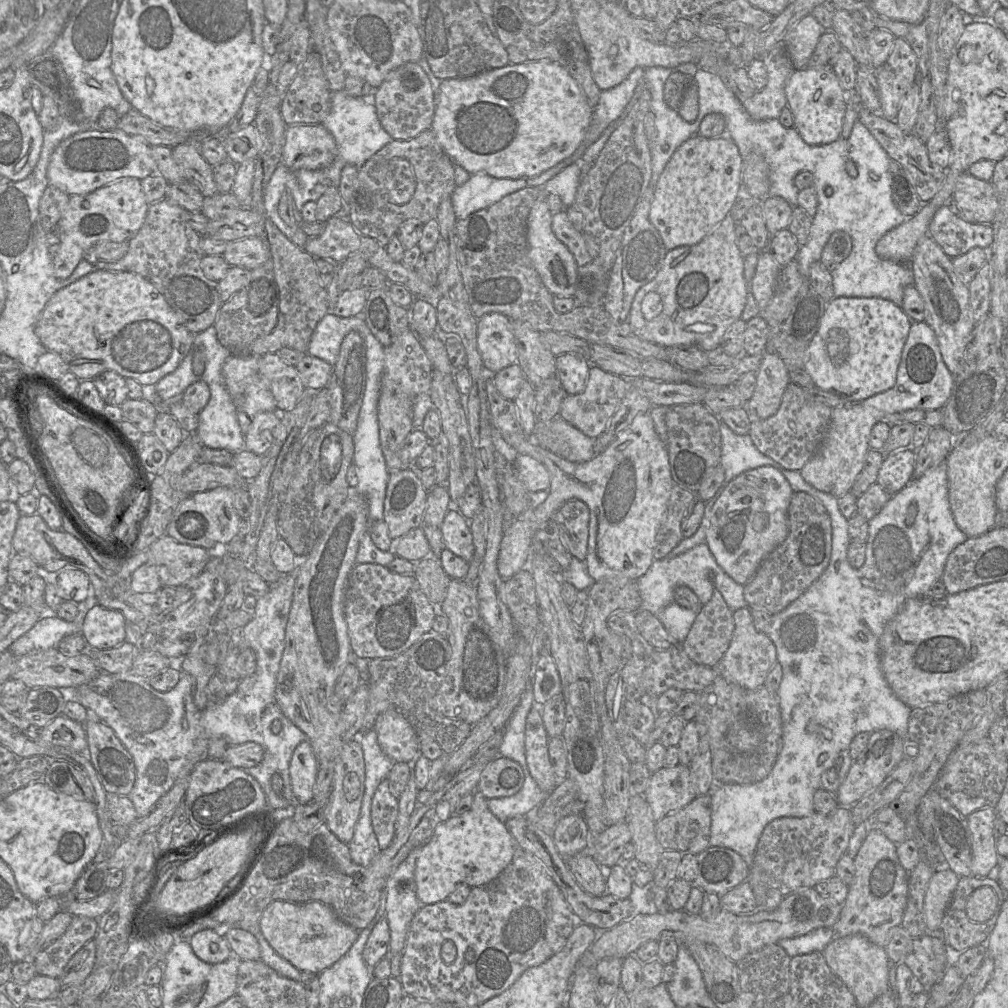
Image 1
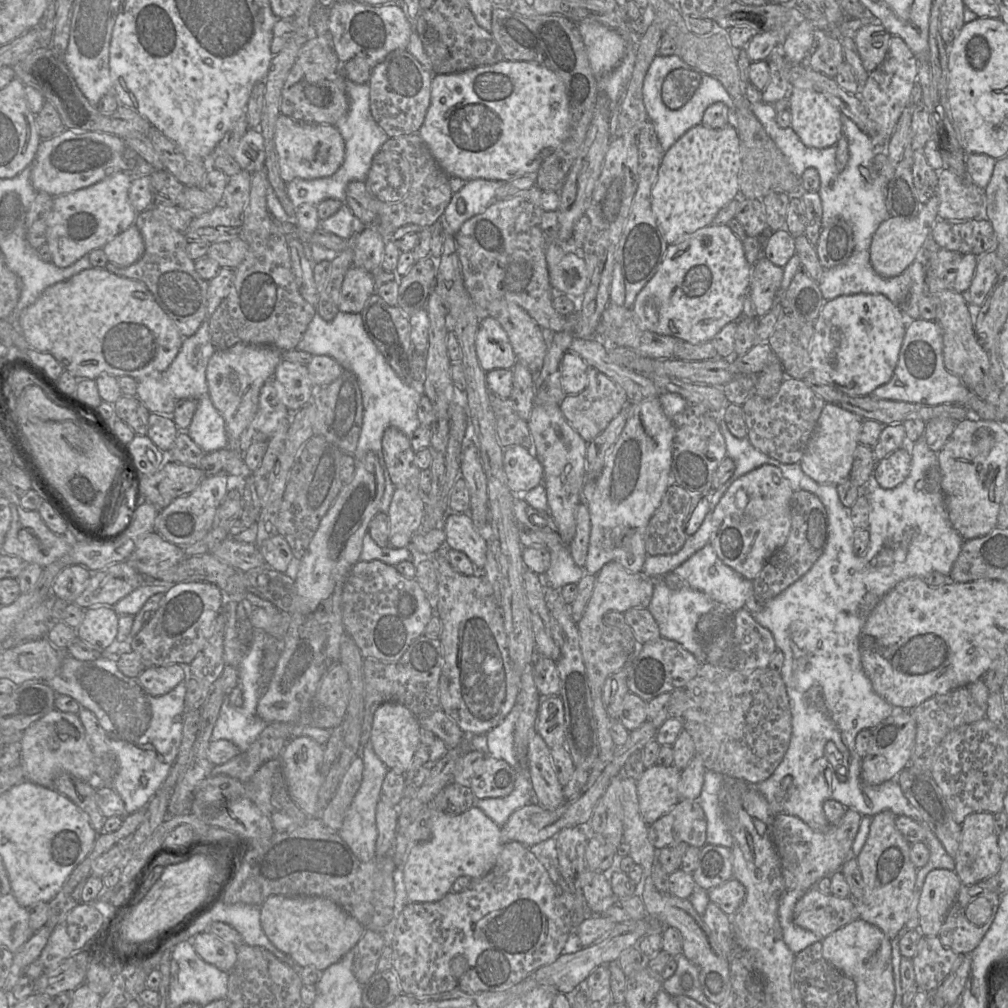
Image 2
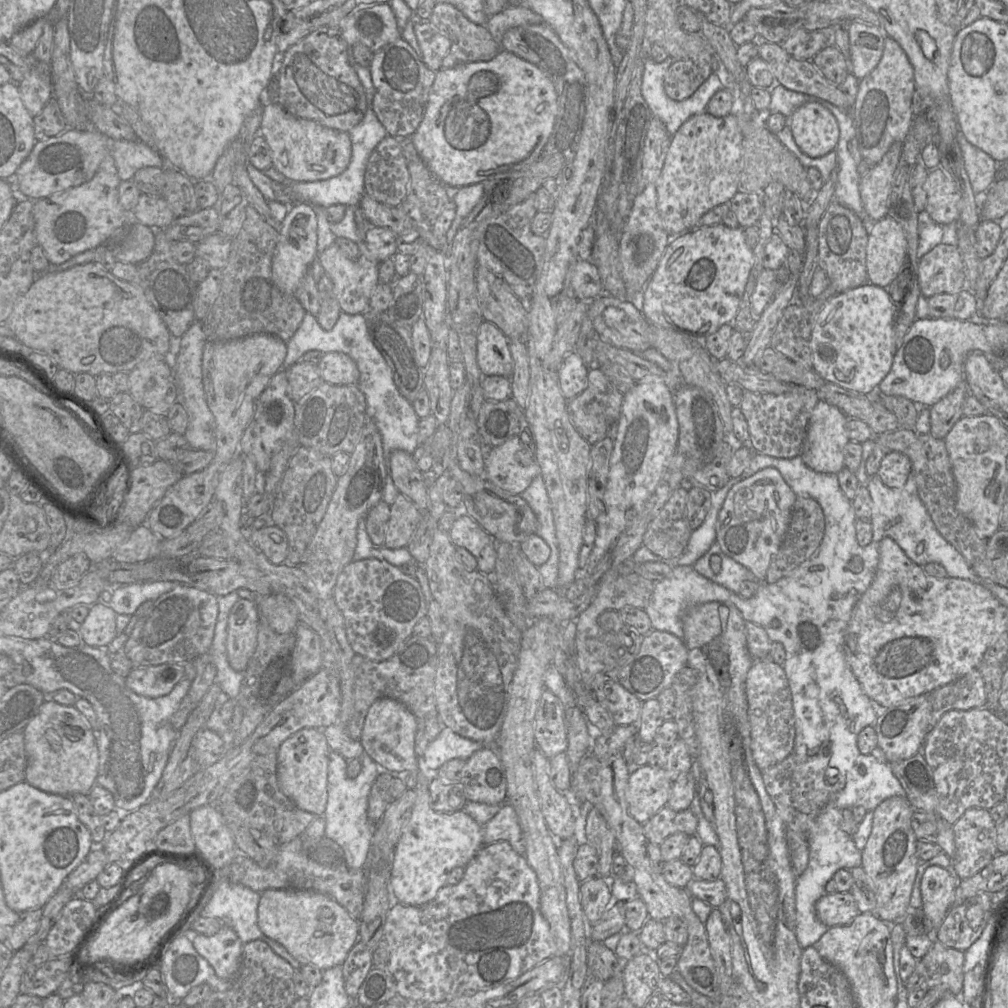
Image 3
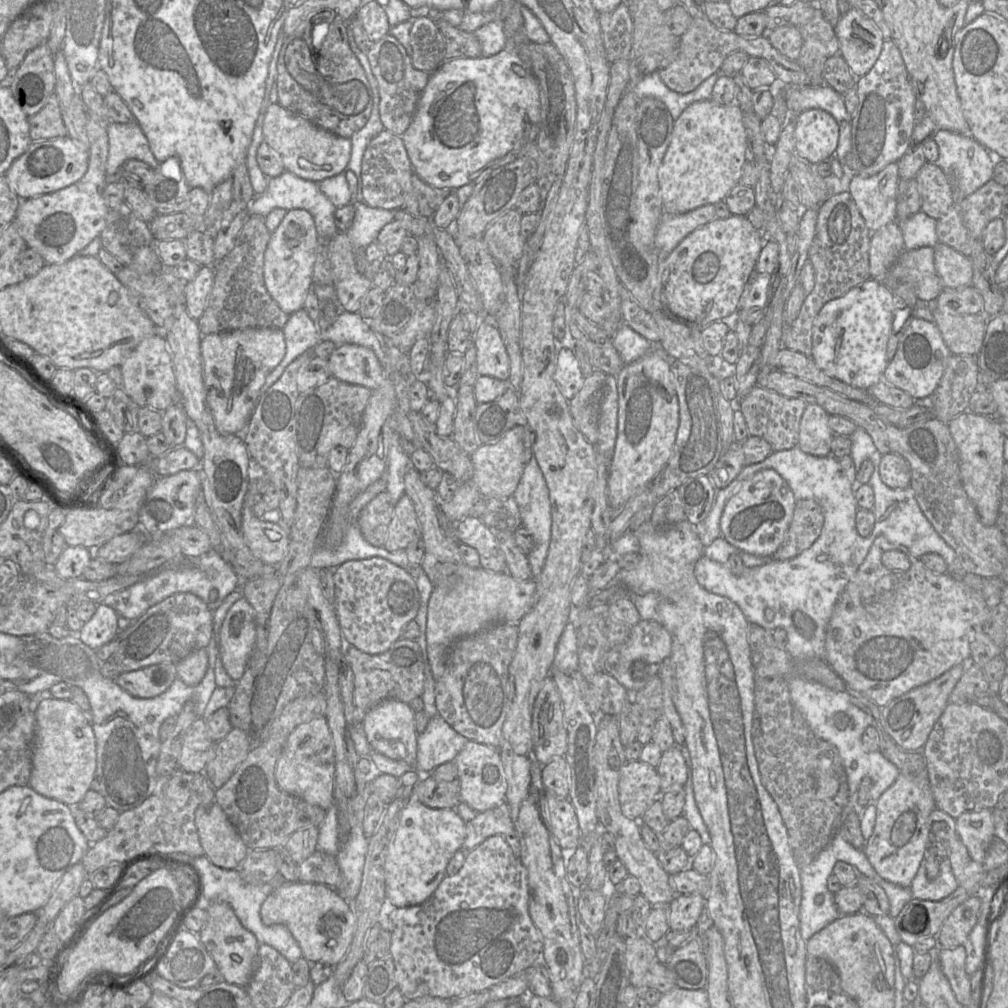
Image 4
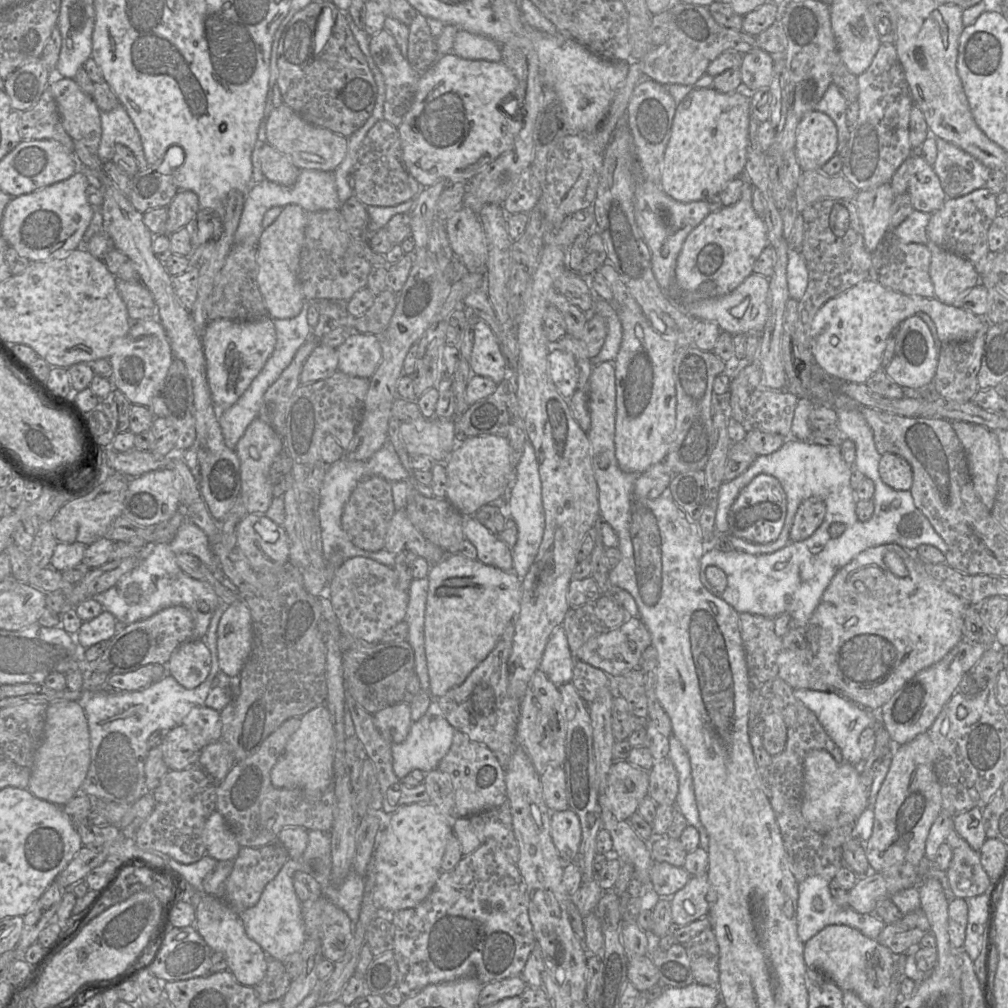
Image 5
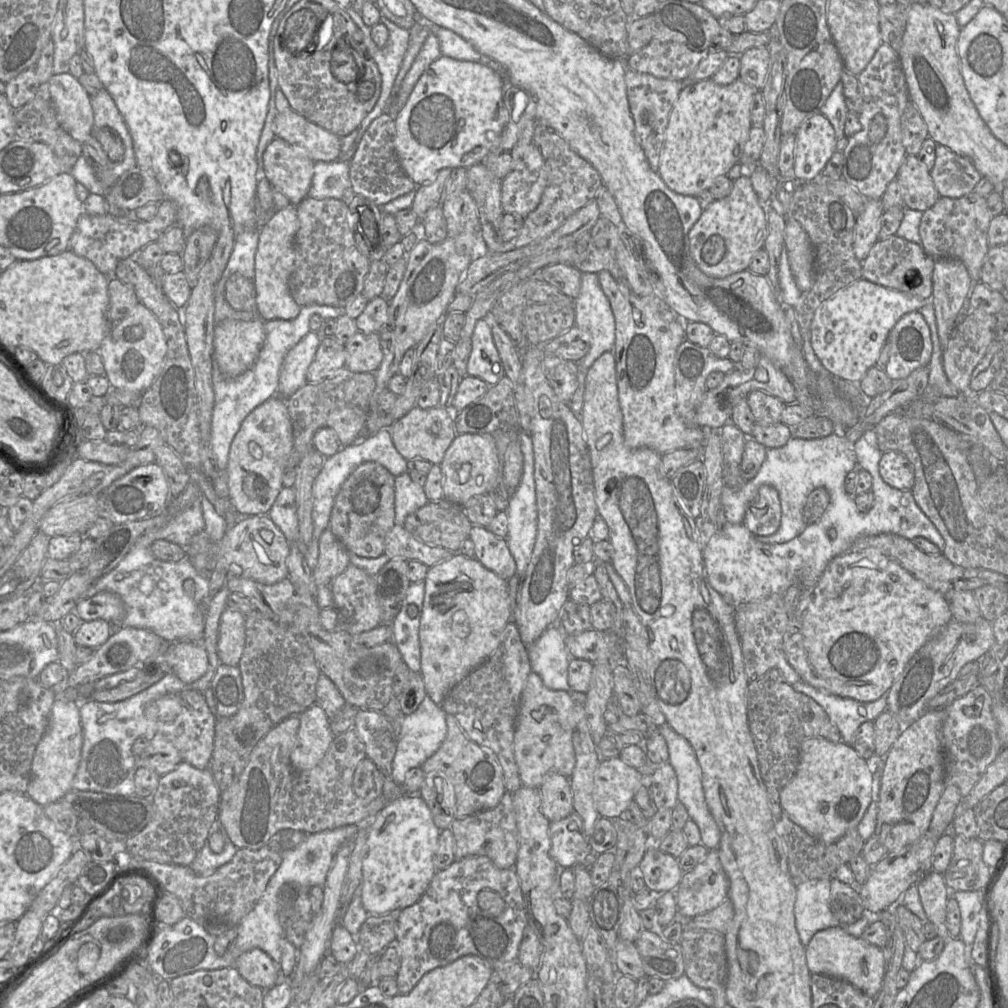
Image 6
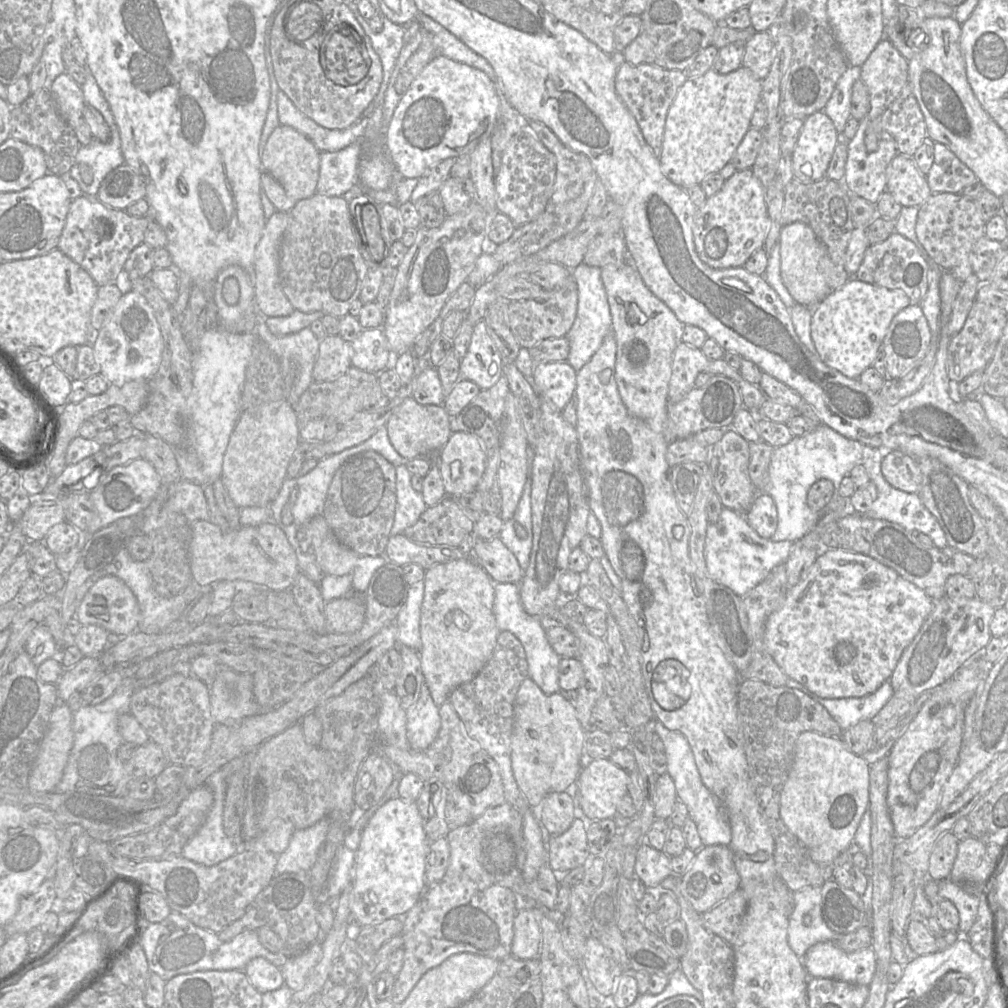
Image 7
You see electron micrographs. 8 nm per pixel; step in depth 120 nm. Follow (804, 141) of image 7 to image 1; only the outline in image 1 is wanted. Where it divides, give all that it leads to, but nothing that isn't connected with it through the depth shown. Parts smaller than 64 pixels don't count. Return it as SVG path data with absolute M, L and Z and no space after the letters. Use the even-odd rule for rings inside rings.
M803 68L790 75L785 93L787 106L792 111L794 126L809 145L830 144L841 137L848 103L846 92L832 69Z

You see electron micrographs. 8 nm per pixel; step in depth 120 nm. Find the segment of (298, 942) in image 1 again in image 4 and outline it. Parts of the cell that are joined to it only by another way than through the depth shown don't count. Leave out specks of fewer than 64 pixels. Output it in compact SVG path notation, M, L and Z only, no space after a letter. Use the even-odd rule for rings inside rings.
M282 882L262 903L260 916L267 926L286 926L307 961L324 962L331 966L337 965L346 955L356 928L351 902L345 900L338 891L320 883Z

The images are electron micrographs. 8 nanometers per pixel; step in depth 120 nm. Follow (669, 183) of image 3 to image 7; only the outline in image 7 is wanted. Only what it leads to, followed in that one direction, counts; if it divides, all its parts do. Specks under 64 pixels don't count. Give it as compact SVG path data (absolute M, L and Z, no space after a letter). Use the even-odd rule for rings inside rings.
M740 66L737 70L727 74L720 74L714 68L709 69L705 74L699 77L688 78L680 87L674 98L667 114L665 123L665 132L662 144L662 152L660 155L660 166L664 175L674 184L685 188L691 185L700 184L709 174L719 172L727 163L731 162L732 157L744 138L745 134L751 127L751 118L753 116L756 104L761 99L762 95L762 80L759 80L752 71L744 66Z

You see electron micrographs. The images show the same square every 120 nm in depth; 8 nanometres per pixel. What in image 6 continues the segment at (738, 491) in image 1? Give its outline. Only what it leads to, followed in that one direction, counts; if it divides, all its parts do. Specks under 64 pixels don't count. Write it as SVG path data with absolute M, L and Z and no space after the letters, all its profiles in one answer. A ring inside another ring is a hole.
M771 485L760 486L747 506L742 523L756 536L770 536L779 528L780 520L778 491Z

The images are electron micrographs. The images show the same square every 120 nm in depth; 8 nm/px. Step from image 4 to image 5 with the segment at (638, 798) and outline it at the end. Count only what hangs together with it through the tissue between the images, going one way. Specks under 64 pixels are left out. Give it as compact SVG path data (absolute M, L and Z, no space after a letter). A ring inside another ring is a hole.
M614 761L606 784L605 805L617 820L628 820L648 795L649 772L629 763Z

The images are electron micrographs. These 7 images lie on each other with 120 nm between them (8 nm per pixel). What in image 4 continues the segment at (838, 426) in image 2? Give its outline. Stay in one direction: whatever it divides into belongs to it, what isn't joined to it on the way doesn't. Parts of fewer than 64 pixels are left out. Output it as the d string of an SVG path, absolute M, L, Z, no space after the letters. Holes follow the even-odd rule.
M807 404L800 421L798 447L806 454L831 455L834 433L828 425L829 414L818 404Z

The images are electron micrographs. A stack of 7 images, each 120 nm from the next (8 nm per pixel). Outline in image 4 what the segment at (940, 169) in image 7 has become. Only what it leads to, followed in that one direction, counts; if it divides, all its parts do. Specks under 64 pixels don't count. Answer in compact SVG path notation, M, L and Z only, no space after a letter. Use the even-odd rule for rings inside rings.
M937 129L932 139L938 146L938 159L934 162L949 179L956 198L966 198L993 177L996 158L971 135Z

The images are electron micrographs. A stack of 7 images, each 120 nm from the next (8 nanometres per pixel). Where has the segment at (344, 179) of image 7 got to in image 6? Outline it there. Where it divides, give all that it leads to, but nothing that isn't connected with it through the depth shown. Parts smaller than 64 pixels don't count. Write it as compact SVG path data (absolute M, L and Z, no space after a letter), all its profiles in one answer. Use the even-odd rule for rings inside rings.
M318 161L314 163L314 174L307 197L342 199L345 189L350 187L349 162Z

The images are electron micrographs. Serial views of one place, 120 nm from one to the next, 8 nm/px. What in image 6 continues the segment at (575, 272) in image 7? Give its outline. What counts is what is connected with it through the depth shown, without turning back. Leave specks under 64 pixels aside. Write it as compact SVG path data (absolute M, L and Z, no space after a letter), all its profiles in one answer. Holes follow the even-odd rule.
M596 273L581 274L580 291L574 300L575 326L591 336L590 348L587 354L577 362L578 370L588 370L603 353L612 351L615 343L615 319L610 303L603 293Z

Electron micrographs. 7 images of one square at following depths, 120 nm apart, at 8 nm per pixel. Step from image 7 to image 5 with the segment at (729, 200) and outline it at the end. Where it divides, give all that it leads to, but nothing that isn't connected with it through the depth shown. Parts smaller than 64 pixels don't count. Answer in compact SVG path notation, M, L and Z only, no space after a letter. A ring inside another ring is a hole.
M750 181L744 182L741 197L735 204L724 206L716 212L710 212L687 236L677 258L674 287L670 293L667 293L681 307L699 300L729 294L753 273L755 261L764 248L770 245L766 224L763 218L755 212L752 205L754 188Z

